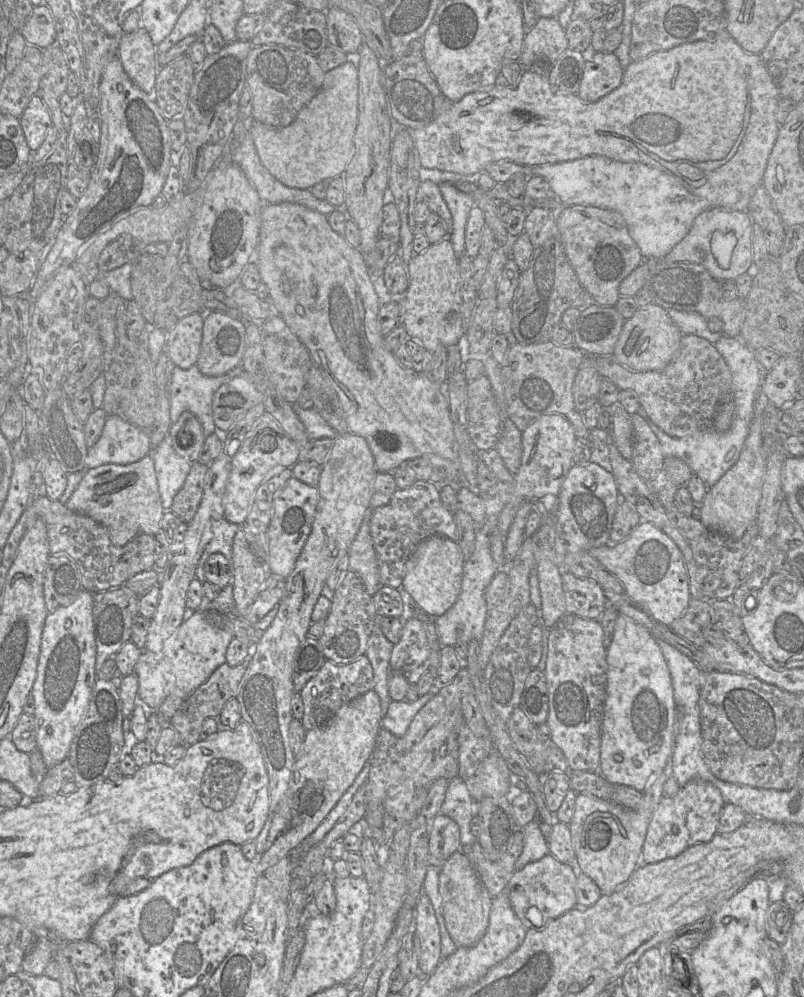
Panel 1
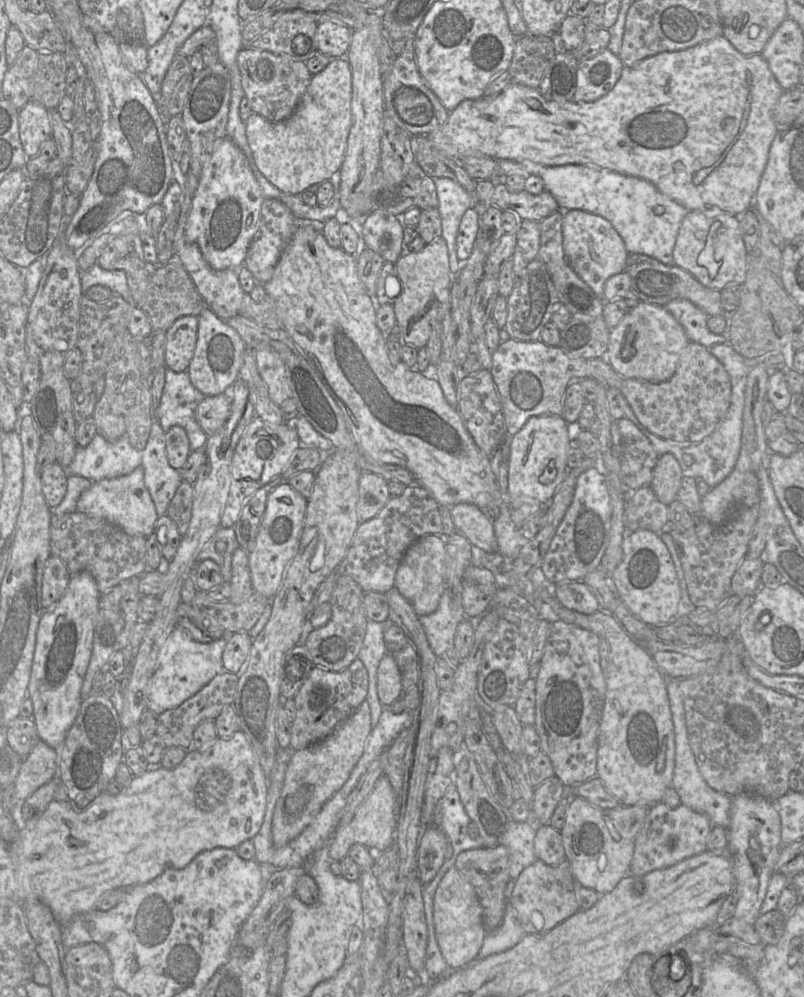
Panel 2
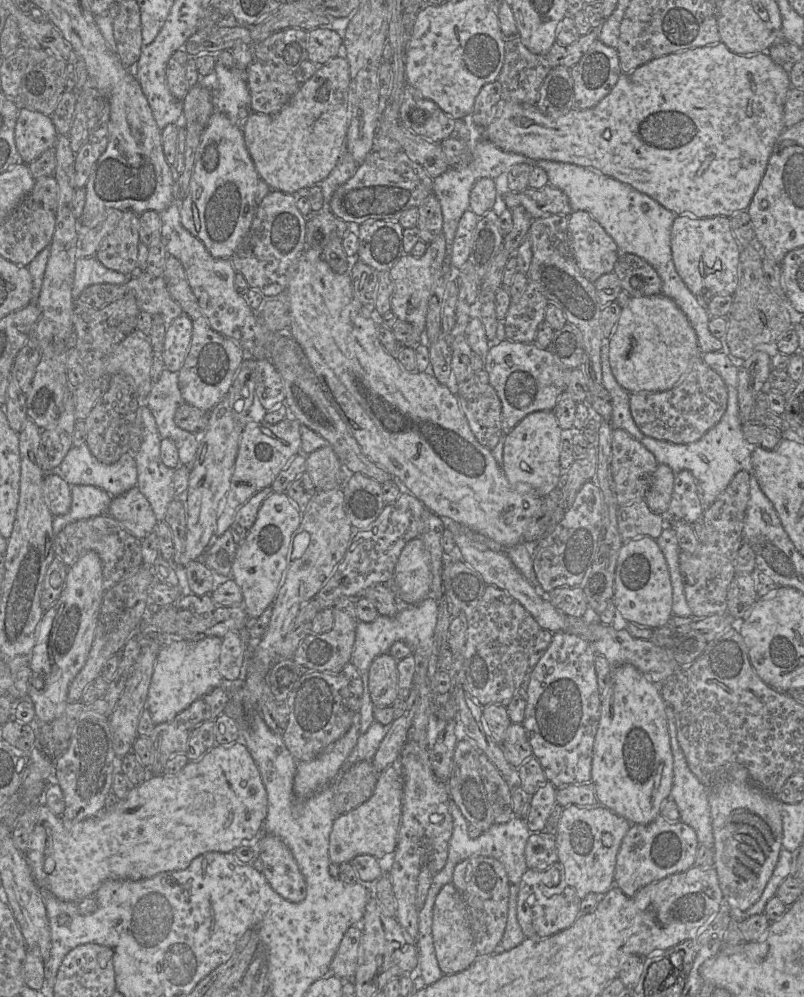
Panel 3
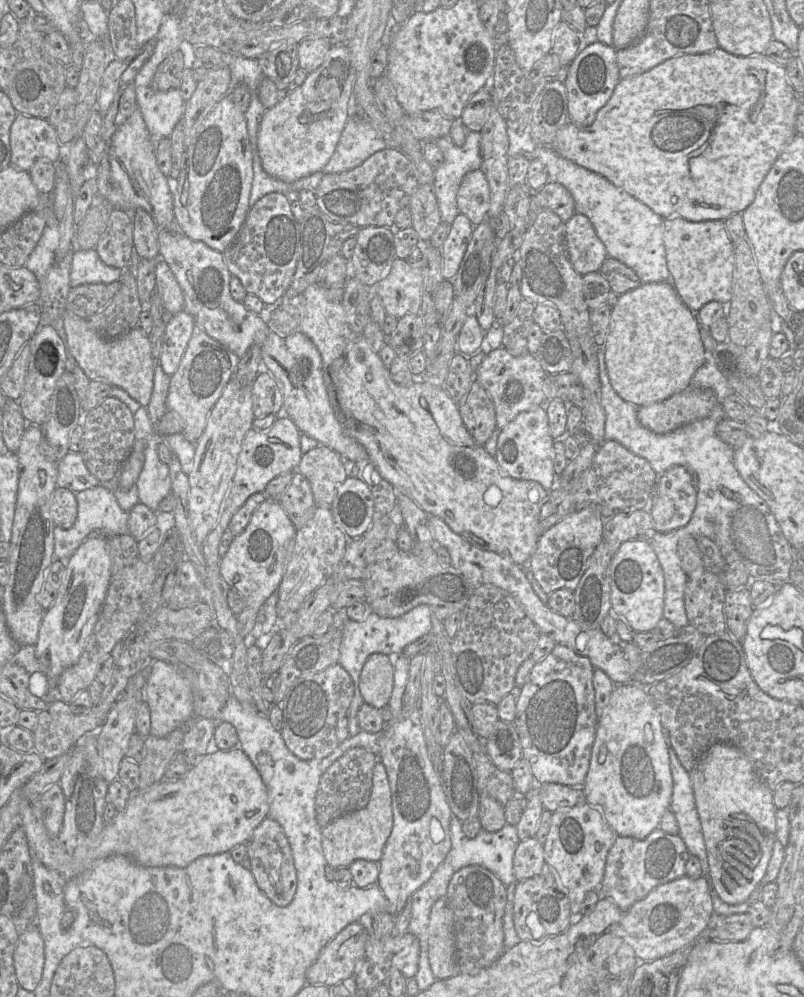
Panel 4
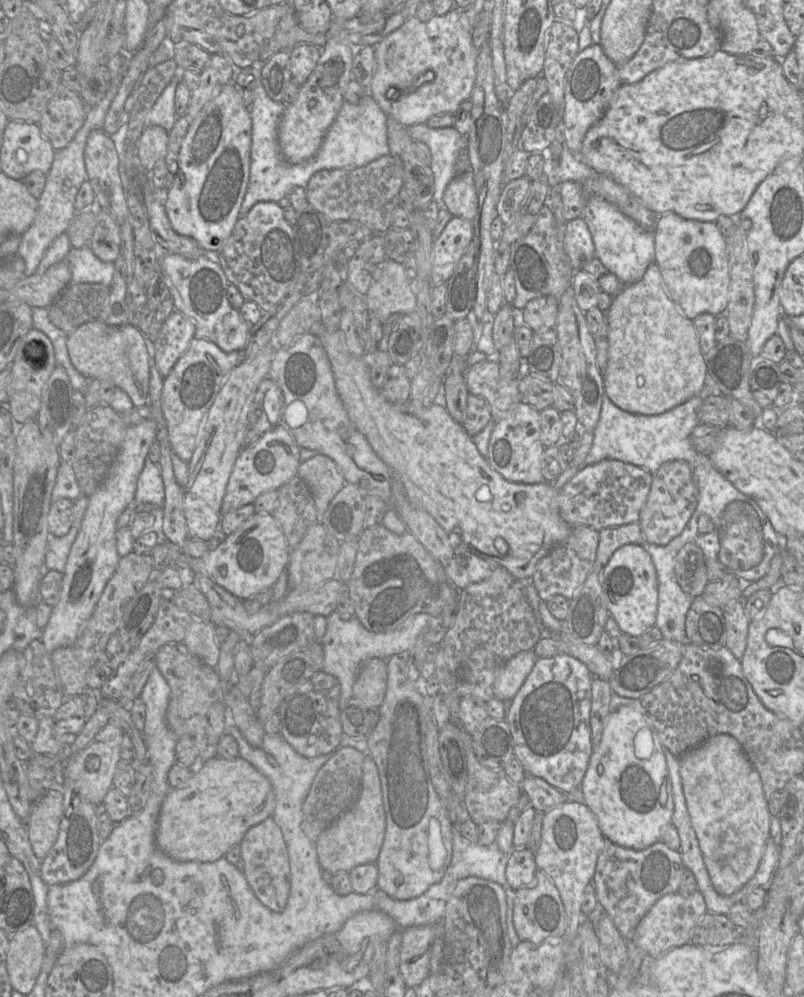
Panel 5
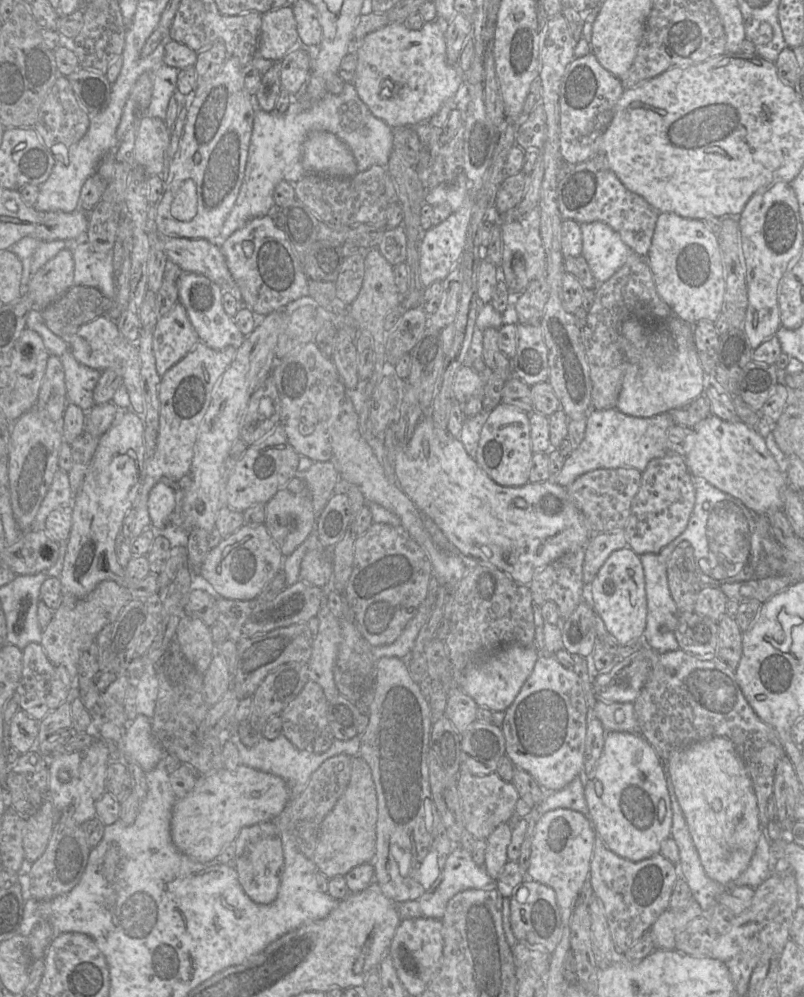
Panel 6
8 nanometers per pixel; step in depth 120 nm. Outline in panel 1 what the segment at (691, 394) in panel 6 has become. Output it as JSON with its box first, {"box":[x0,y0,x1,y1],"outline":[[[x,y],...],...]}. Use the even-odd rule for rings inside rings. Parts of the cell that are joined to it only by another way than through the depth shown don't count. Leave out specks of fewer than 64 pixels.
{"box":[613,303,682,371],"outline":[[[651,303],[640,307],[631,318],[625,320],[613,356],[619,363],[634,371],[661,371],[675,358],[682,335],[677,325],[669,317],[667,310]]]}

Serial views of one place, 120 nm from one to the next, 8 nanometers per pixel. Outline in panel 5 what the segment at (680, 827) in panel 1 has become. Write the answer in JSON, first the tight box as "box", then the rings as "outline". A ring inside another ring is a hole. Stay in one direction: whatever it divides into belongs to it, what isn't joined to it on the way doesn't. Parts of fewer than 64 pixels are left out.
{"box":[592,838,684,941],"outline":[[[605,838],[592,879],[598,905],[610,916],[622,937],[632,941],[639,922],[651,907],[663,896],[678,891],[684,869],[679,850],[668,848],[662,840],[646,849],[634,850]]]}

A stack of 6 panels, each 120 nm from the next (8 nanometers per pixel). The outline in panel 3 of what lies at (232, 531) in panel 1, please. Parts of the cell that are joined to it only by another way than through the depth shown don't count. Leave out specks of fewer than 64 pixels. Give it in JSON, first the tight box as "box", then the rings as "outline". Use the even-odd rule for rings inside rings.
{"box":[202,529,238,577],"outline":[[[230,529],[215,538],[202,556],[202,560],[217,576],[231,577],[232,564],[238,544]]]}

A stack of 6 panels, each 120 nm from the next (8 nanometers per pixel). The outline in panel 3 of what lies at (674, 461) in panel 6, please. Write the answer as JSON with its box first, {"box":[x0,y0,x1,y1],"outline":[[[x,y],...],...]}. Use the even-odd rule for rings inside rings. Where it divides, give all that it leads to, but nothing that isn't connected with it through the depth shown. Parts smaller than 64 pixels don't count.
{"box":[663,470,705,525],"outline":[[[682,470],[676,473],[669,508],[667,513],[663,515],[666,519],[666,525],[668,519],[679,519],[692,524],[695,521],[702,520],[704,510],[705,508],[703,507],[696,490],[696,479],[691,472],[688,470]]]}

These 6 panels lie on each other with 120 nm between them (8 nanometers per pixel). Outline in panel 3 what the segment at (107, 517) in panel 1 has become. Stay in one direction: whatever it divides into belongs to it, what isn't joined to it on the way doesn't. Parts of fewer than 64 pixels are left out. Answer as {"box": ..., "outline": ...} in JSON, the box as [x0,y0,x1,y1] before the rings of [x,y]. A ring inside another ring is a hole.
{"box":[107,486,159,539],"outline":[[[137,486],[123,495],[113,497],[107,513],[139,539],[146,538],[159,522]]]}

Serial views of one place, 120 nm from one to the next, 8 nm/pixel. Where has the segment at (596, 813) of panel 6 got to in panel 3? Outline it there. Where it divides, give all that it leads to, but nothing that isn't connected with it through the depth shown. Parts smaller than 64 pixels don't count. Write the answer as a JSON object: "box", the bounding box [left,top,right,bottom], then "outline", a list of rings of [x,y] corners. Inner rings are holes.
{"box":[591,664,673,824],"outline":[[[623,664],[612,668],[610,688],[601,702],[600,719],[594,740],[591,782],[595,787],[598,804],[607,807],[617,815],[628,820],[631,824],[649,824],[660,815],[663,803],[670,798],[673,783],[673,755],[667,725],[666,703],[661,696],[659,685],[654,684],[630,664]]]}

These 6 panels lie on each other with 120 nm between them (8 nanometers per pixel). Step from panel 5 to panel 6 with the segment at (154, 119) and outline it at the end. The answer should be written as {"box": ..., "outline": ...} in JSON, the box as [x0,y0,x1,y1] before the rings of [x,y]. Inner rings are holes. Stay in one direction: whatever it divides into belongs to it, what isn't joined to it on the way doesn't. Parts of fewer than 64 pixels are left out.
{"box":[146,64,178,119],"outline":[[[165,64],[154,71],[152,98],[146,116],[165,119],[169,101],[177,89],[177,78],[178,69]]]}

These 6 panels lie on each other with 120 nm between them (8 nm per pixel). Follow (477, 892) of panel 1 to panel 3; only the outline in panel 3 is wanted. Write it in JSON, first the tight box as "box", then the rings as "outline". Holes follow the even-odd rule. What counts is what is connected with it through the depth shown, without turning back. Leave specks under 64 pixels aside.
{"box":[432,882,479,975],"outline":[[[452,882],[444,885],[436,897],[433,907],[432,938],[438,966],[444,975],[467,969],[479,956],[469,926],[466,904]]]}

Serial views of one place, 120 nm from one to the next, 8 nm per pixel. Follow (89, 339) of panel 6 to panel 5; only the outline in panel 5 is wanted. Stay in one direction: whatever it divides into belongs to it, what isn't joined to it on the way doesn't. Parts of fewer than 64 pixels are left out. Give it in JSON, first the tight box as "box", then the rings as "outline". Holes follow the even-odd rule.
{"box":[67,319,150,407],"outline":[[[95,319],[68,335],[67,349],[73,366],[87,378],[109,380],[123,390],[134,407],[149,402],[150,366],[146,348],[146,336],[138,327],[127,324],[109,326]]]}

